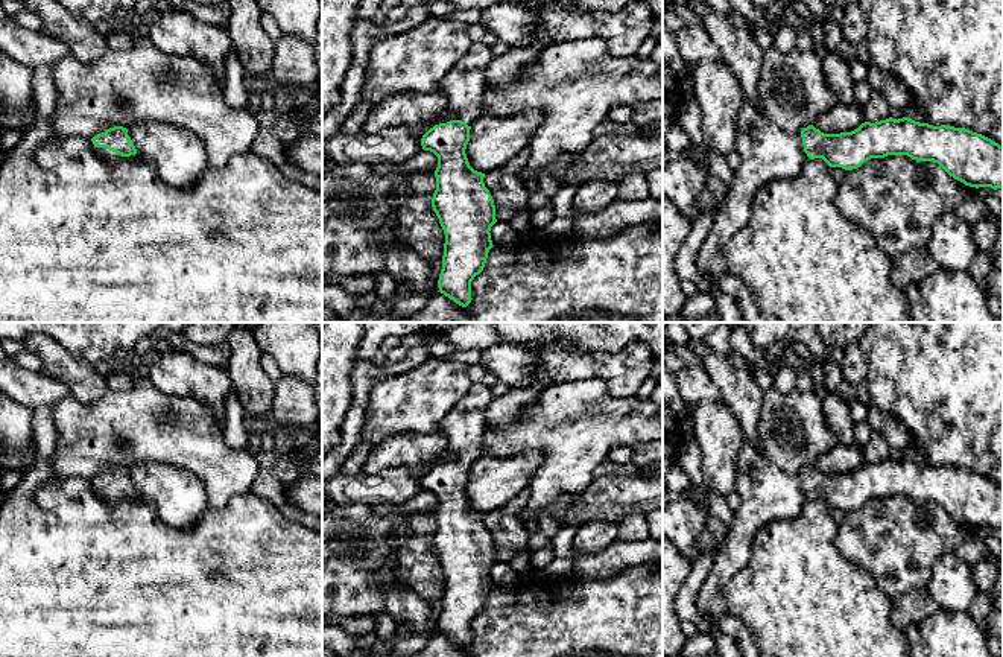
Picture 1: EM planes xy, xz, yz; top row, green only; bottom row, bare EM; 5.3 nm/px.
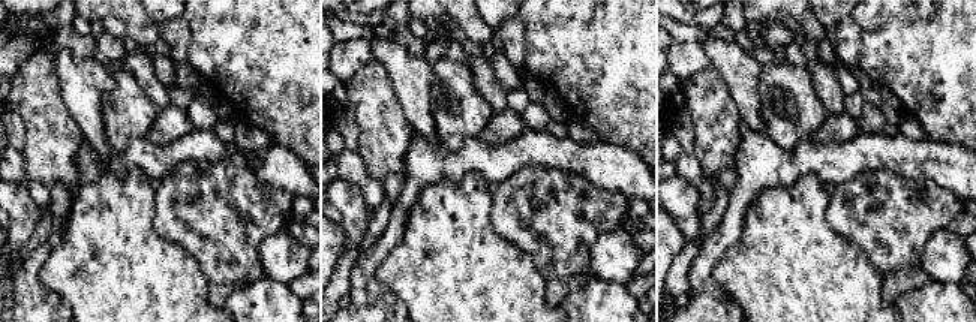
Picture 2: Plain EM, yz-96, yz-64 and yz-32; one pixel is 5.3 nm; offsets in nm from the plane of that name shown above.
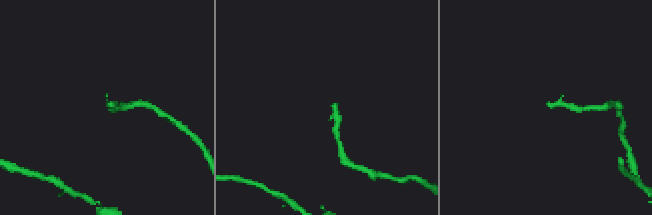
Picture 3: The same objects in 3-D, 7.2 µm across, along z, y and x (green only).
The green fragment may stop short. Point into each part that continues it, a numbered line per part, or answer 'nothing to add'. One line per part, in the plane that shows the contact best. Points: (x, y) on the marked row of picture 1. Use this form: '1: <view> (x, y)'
1: xy (111, 157)

